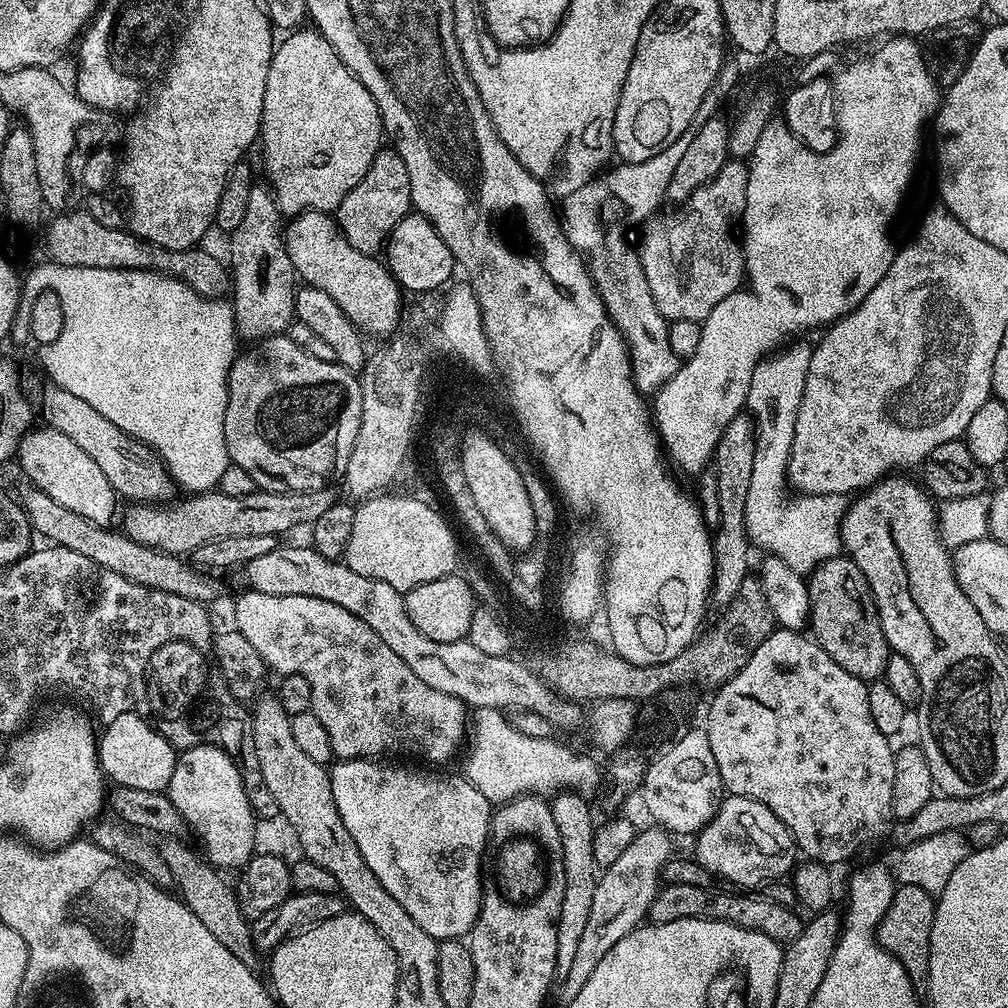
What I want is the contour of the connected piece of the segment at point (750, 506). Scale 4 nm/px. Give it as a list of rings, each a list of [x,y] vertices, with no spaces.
[[[800,344],[797,348],[785,347],[783,350],[773,351],[758,361],[752,371],[748,383],[748,398],[746,408],[754,417],[756,426],[756,453],[754,454],[754,474],[750,474],[750,492],[746,494],[746,530],[749,541],[765,553],[782,558],[790,570],[799,576],[807,577],[824,560],[841,555],[840,523],[848,511],[849,501],[844,496],[806,496],[793,495],[793,500],[784,497],[784,488],[788,479],[788,459],[794,438],[794,422],[798,414],[798,406],[802,402],[802,394],[806,386],[806,374],[810,366],[812,348]]]

